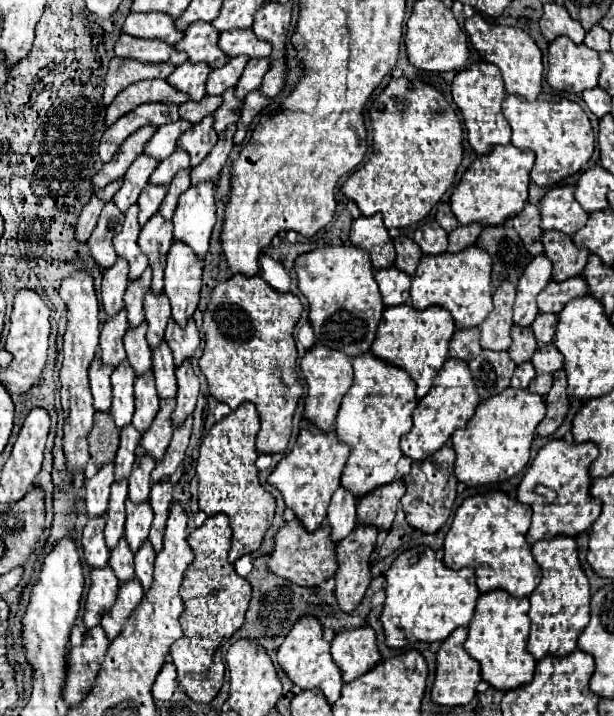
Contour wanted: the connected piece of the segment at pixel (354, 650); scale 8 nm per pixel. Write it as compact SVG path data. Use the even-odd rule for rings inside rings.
M362 624L358 628L340 630L332 640L332 658L340 666L344 682L352 682L366 674L380 662L376 632L372 626Z

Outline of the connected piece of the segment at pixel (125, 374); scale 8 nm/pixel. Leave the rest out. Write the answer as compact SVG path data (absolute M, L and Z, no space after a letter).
M124 360L112 372L114 398L112 398L110 414L112 414L118 430L122 430L124 426L128 426L132 422L132 414L134 414L134 380L136 380L136 374L134 374L132 366L128 364L128 360Z

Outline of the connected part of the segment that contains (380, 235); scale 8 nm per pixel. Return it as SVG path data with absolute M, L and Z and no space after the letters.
M382 214L358 216L350 228L350 242L370 254L374 268L388 268L394 264L394 244Z

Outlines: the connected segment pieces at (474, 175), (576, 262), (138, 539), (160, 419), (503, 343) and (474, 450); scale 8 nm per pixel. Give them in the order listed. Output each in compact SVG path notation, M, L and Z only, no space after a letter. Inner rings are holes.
M512 144L494 146L488 154L476 158L470 168L462 174L460 184L454 188L450 198L450 208L460 224L478 222L482 226L506 224L514 218L526 204L530 170L534 166L532 150L518 150Z
M546 230L542 234L542 244L544 244L544 254L550 258L554 266L552 280L562 282L566 278L582 274L590 252L578 248L568 234Z
M126 502L126 532L124 538L130 544L132 552L138 552L140 546L148 540L152 526L152 508L150 504L132 504Z
M160 400L160 412L154 418L150 430L144 432L144 436L140 440L142 450L148 456L152 456L154 460L164 458L166 448L170 444L170 438L172 438L172 422L170 422L170 416L172 416L174 406L176 406L174 400Z
M504 280L494 292L494 310L480 324L480 344L488 350L508 350L512 328L512 304L516 286Z
M508 386L502 394L480 402L466 428L458 428L452 434L452 446L456 450L456 478L468 486L484 486L510 480L528 464L530 444L534 440L536 426L544 418L544 414L544 398L532 394L528 388Z

